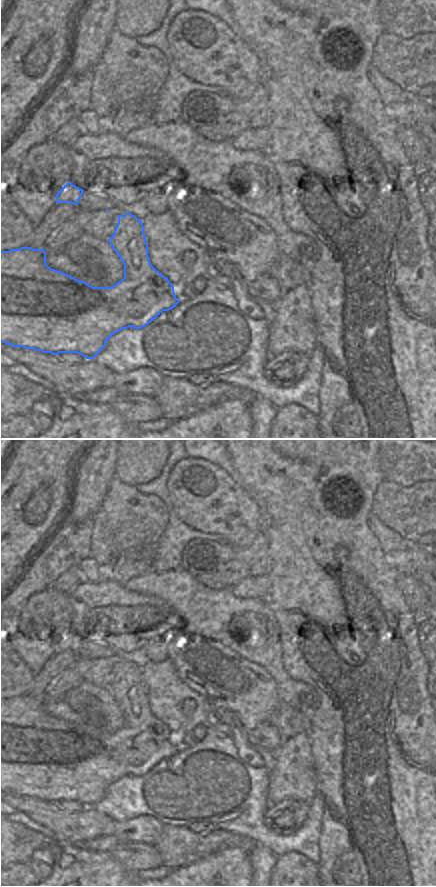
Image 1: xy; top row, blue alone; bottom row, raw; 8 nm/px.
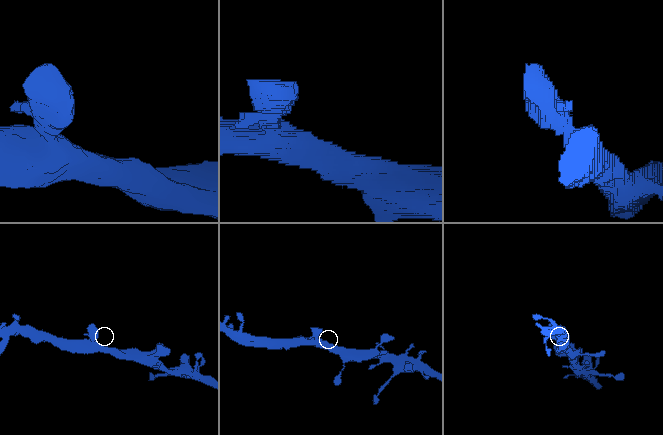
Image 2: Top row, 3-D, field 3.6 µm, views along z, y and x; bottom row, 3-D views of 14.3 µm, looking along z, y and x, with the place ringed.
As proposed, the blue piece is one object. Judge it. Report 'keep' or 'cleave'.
keep

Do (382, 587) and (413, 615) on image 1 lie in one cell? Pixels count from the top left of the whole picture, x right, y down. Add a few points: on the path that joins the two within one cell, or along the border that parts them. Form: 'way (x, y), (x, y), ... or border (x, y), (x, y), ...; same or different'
way (390, 595), (405, 607); same

